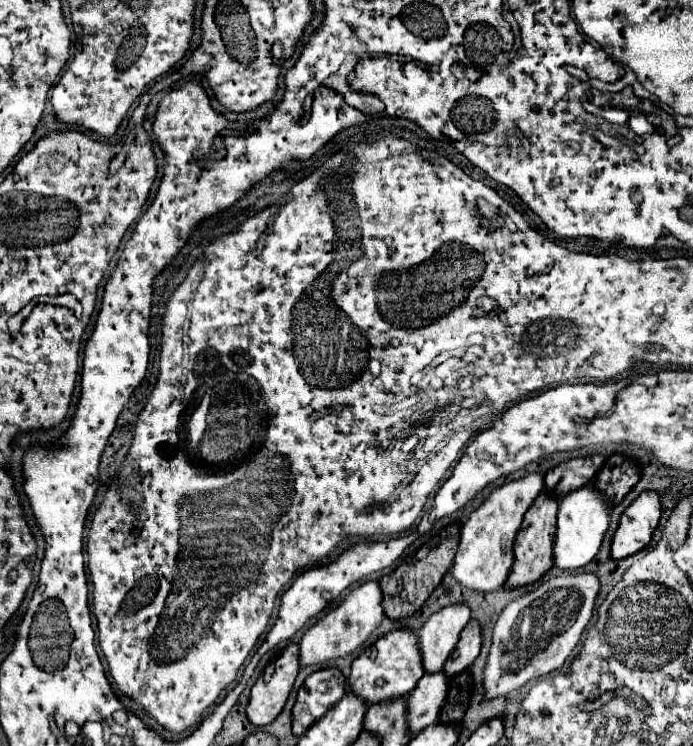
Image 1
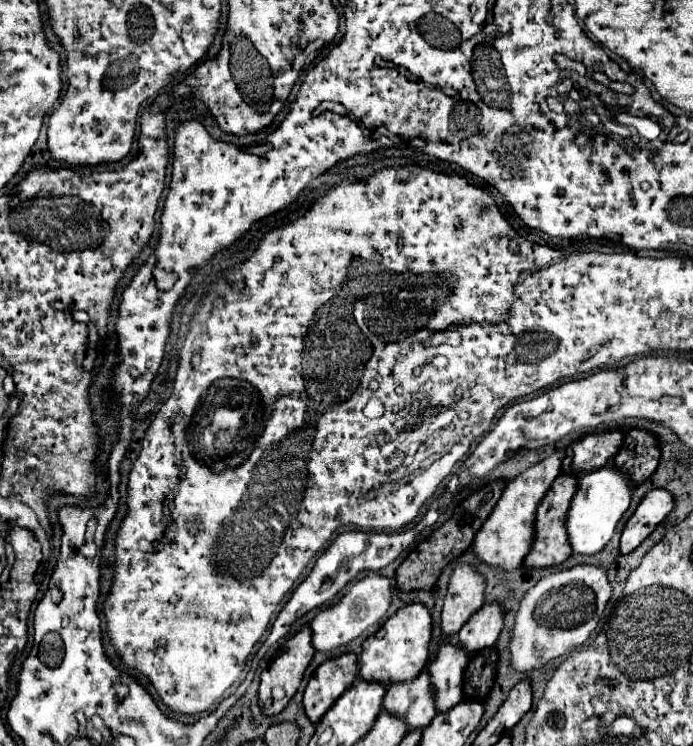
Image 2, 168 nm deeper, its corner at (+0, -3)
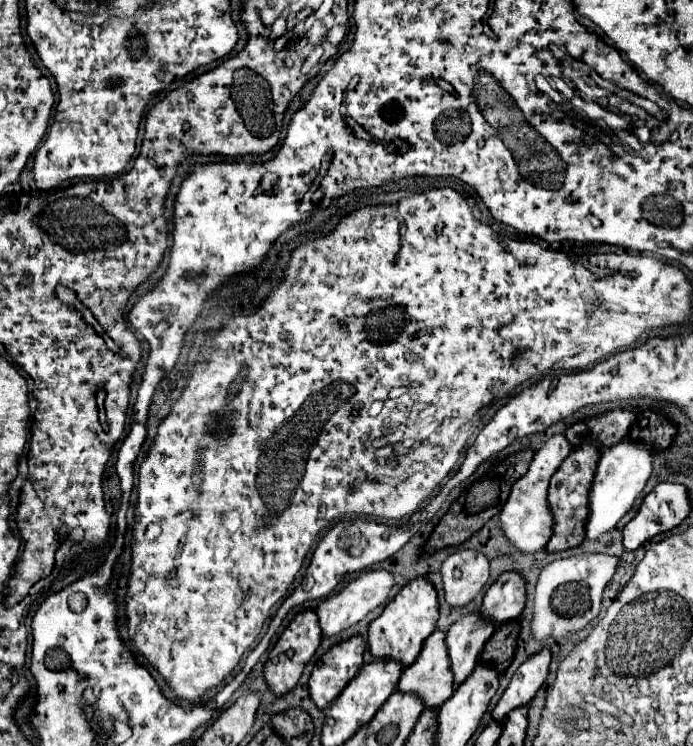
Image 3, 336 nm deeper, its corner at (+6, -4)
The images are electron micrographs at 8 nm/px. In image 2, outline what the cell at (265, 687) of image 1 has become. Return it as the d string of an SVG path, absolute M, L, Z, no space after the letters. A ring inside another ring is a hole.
M303 626L293 638L287 640L285 652L281 652L281 656L275 658L275 662L261 674L259 704L267 716L279 714L293 698L313 654L315 654L315 648L311 642L311 628ZM275 686L285 688L285 698L281 700L273 698Z

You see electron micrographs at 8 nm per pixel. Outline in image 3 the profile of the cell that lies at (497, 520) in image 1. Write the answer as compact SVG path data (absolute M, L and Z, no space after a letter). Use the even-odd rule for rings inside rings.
M553 435L531 459L529 471L515 481L511 495L507 497L507 503L503 505L499 513L499 523L503 529L503 535L521 553L535 553L543 549L551 537L551 527L553 527L553 517L547 505L547 487L551 475L559 469L563 459L571 453L571 445L565 439L565 435Z

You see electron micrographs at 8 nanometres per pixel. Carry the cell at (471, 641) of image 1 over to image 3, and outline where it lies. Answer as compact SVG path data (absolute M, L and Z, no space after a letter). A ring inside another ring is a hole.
M503 573L485 593L483 605L477 611L493 625L515 619L525 605L525 581L519 573Z

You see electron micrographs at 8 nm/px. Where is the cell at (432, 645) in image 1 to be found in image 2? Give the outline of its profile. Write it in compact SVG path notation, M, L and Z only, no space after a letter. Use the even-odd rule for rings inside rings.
M457 562L451 572L449 590L441 614L441 628L445 636L455 636L461 626L483 606L485 578L471 564Z

